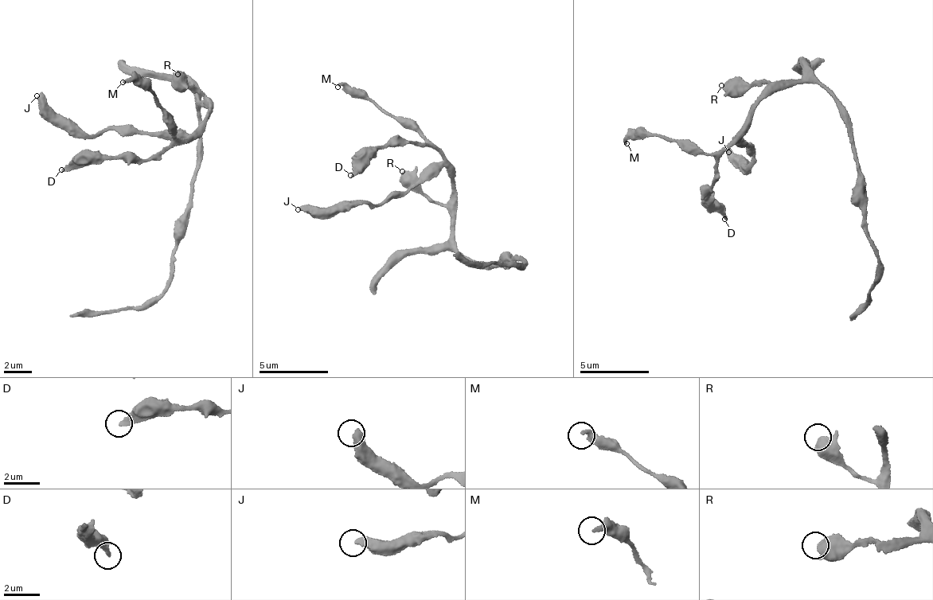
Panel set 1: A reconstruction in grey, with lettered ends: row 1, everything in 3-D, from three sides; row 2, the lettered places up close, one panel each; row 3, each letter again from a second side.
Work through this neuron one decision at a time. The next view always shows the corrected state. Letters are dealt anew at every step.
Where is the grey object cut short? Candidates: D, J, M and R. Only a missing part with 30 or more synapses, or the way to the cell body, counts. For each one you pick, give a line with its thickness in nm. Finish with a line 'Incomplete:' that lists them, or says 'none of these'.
Incomplete: none of these

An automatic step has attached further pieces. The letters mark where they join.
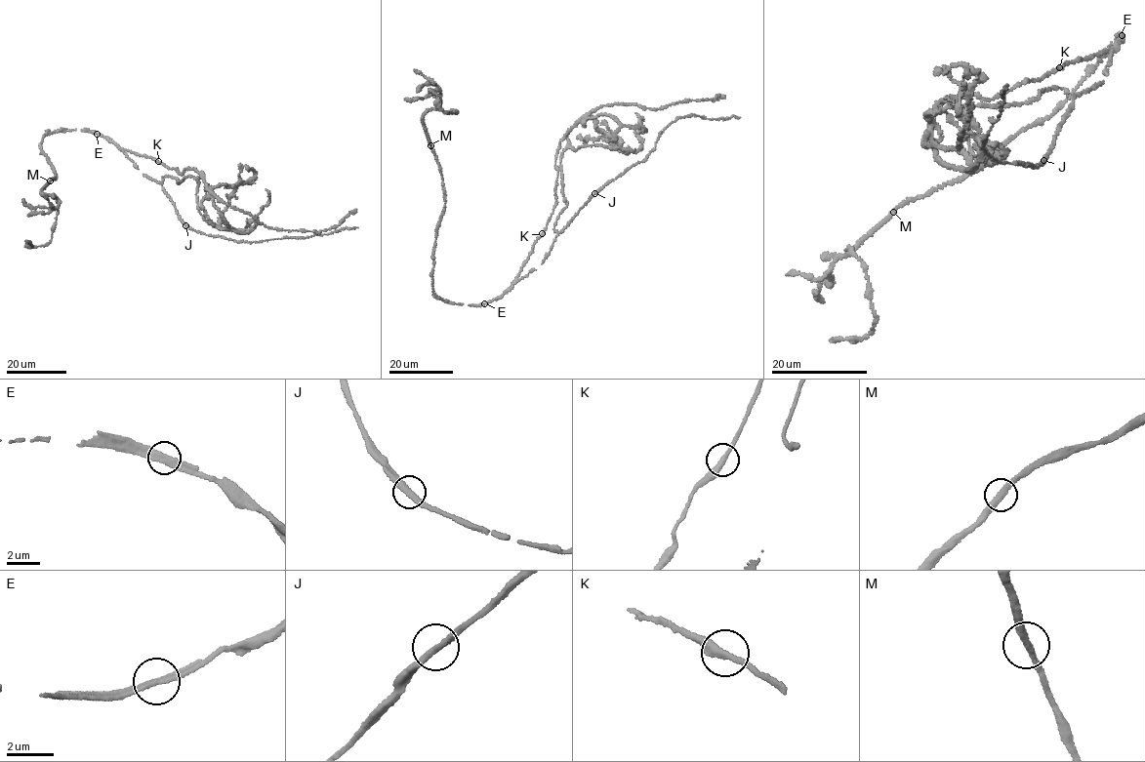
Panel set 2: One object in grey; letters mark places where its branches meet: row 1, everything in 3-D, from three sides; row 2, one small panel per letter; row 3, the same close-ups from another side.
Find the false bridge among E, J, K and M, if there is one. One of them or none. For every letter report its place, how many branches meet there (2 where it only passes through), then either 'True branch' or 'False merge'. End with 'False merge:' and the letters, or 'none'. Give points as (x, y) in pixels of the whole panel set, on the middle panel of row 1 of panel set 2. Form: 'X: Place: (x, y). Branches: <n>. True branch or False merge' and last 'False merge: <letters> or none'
E: Place: (484, 303). Branches: 2. False merge
J: Place: (594, 193). Branches: 2. True branch
K: Place: (542, 233). Branches: 2. True branch
M: Place: (430, 145). Branches: 2. True branch
False merge: E

